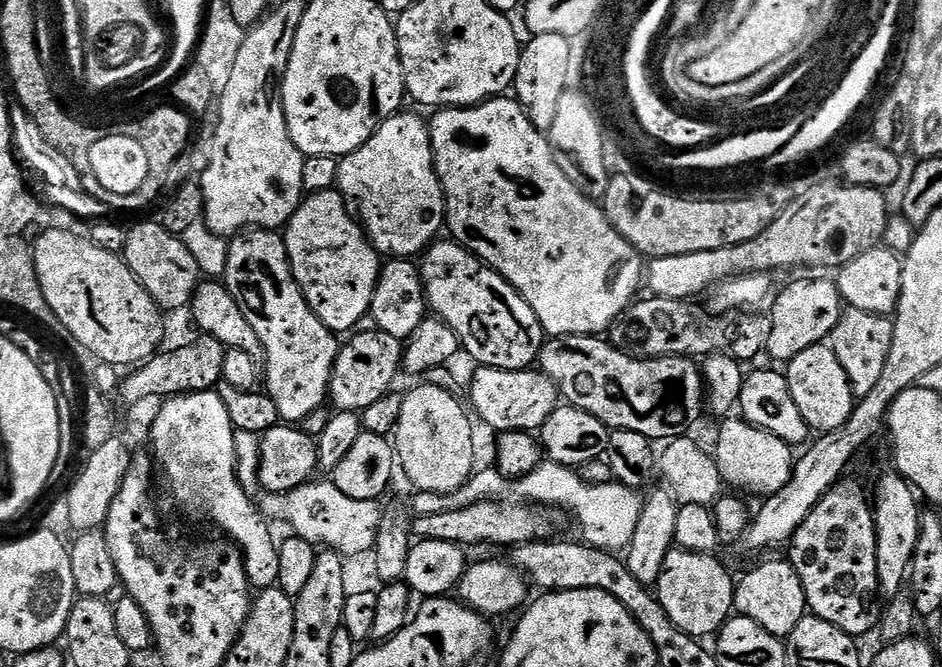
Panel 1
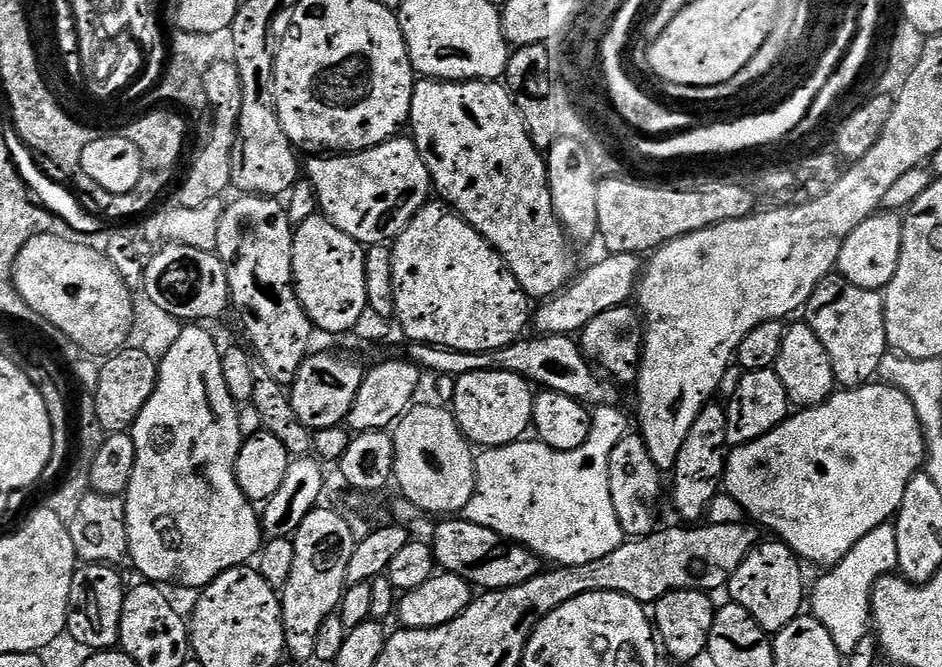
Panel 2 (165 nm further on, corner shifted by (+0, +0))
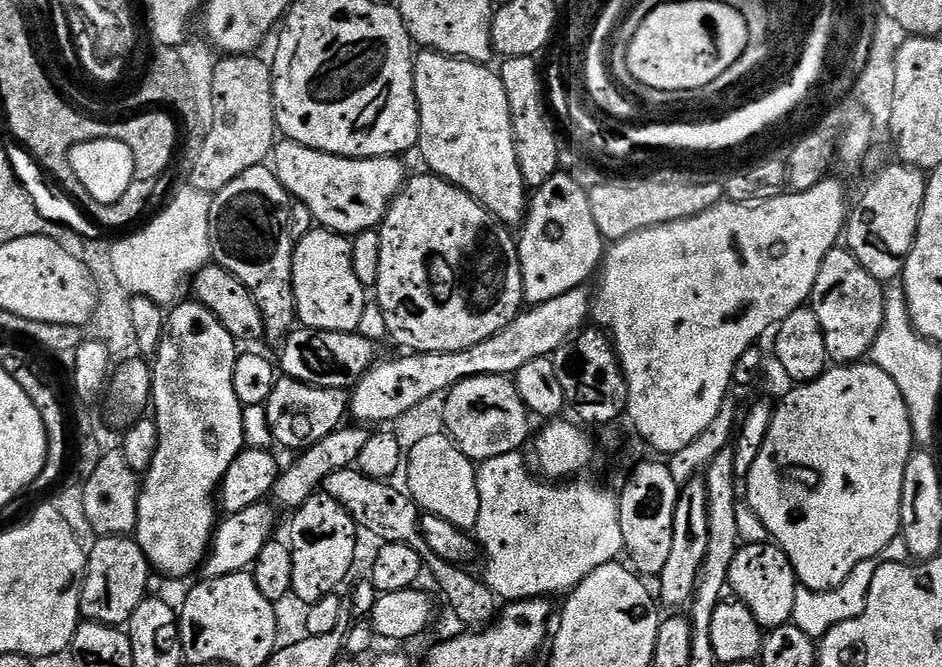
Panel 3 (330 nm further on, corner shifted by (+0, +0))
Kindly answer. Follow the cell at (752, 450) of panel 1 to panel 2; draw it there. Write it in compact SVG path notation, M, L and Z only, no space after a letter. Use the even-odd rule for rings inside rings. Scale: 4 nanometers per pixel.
M883 382L837 390L826 403L797 413L762 438L729 451L724 488L761 529L769 528L776 535L773 537L792 549L801 561L835 566L870 530L895 517L906 486L925 463L926 437L910 398Z

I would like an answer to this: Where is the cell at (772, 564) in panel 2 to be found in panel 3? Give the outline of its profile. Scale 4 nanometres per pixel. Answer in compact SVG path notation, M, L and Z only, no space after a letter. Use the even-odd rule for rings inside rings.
M774 542L767 544L744 544L736 549L734 562L730 562L728 588L731 595L741 600L754 614L761 629L781 628L789 623L794 614L798 581L790 558Z

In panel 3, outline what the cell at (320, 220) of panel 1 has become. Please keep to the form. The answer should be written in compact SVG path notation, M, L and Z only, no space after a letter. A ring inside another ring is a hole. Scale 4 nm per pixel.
M316 226L310 234L306 234L306 238L295 241L292 249L292 289L296 299L296 315L303 327L316 328L319 332L355 332L361 327L366 290L362 282L358 282L358 274L354 274L349 237Z

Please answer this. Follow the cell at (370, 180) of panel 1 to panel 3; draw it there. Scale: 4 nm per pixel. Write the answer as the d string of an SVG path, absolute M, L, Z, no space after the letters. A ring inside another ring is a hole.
M287 138L281 139L273 147L270 157L271 167L289 197L304 204L319 227L349 238L356 237L359 232L379 229L384 223L396 195L406 183L402 161L394 156L375 156L369 160L335 156Z

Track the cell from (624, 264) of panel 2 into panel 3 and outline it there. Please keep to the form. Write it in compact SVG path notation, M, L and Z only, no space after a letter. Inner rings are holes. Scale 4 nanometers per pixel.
M581 286L574 290L566 290L566 294L558 294L558 298L550 298L550 302L525 307L520 315L515 316L505 328L498 330L498 334L494 334L466 350L458 350L457 352L414 352L400 354L404 356L396 356L393 360L377 359L376 363L372 365L372 369L359 380L355 388L351 389L351 419L356 419L353 421L364 426L369 426L368 424L378 424L374 426L380 426L383 425L380 424L383 420L396 420L399 416L406 415L411 408L426 403L431 396L436 396L439 392L441 394L447 393L458 382L463 380L469 380L475 376L515 377L516 372L520 371L522 366L535 359L551 357L566 341L571 340L577 332L581 331L589 323L593 299L593 293L587 287Z

